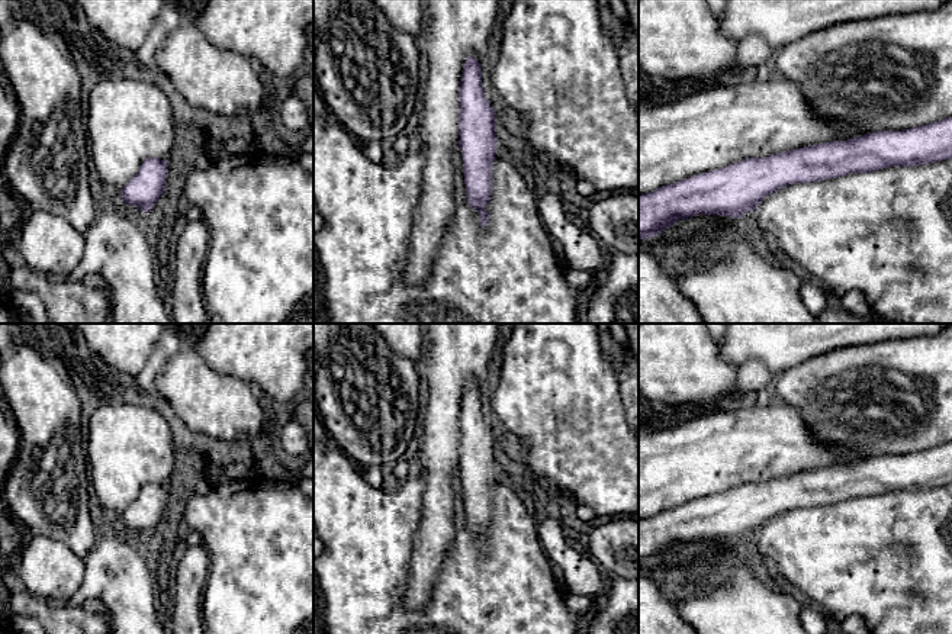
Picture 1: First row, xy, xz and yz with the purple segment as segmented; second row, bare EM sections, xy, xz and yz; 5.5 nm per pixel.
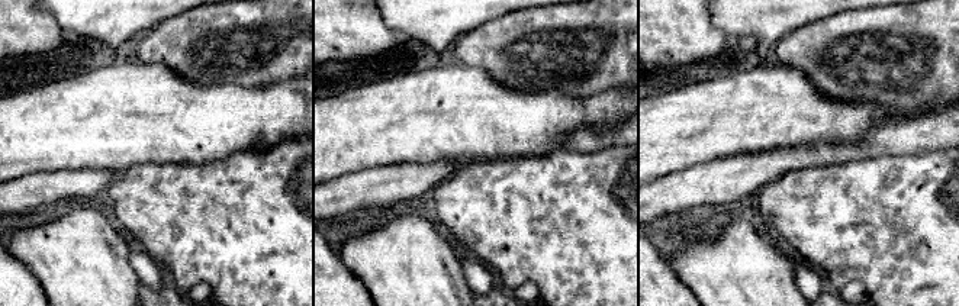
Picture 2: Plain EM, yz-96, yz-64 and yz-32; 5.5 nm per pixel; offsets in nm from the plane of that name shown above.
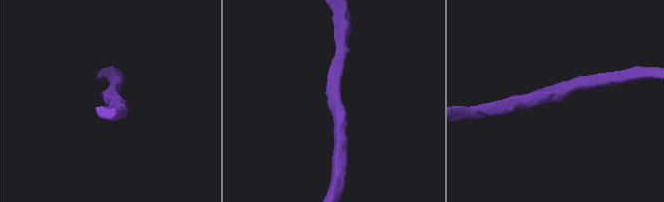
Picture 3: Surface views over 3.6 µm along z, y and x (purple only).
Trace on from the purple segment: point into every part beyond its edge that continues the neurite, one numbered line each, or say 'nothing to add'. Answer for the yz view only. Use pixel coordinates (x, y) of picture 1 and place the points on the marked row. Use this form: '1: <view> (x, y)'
1: yz (737, 119)

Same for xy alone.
1: xy (129, 119)

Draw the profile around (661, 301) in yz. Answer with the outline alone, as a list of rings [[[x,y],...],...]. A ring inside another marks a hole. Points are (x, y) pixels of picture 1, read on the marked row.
[[[639,239],[639,324],[702,324],[698,309],[665,274],[662,263]]]

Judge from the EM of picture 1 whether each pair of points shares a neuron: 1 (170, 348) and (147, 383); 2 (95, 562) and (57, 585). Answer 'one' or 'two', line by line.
1: one
2: two

